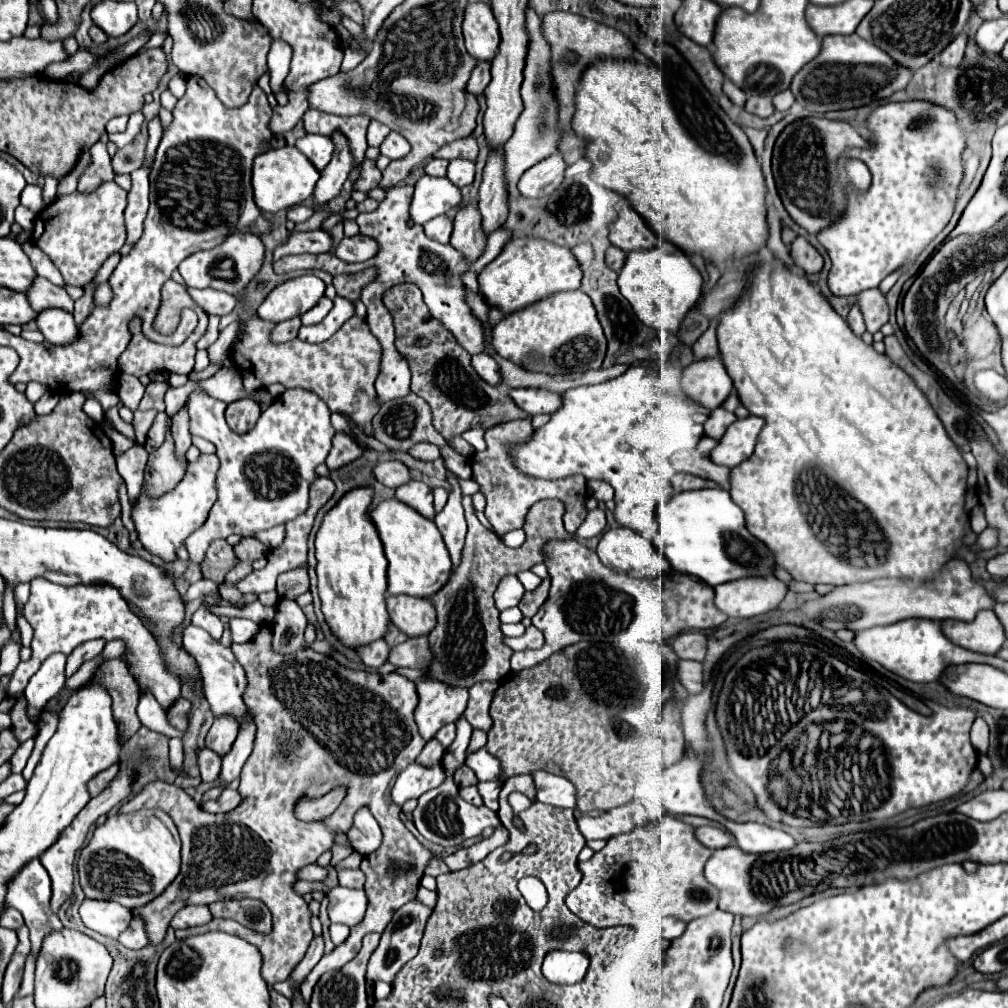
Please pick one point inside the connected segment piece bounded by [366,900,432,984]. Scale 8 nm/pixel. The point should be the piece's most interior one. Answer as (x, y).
(400, 940)

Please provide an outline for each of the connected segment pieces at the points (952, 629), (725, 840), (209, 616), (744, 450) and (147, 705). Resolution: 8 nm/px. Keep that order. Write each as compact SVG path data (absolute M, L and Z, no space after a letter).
M992 610L978 612L972 622L942 620L942 628L944 636L948 636L952 644L960 644L962 648L980 654L996 654L1006 640L1004 628Z
M700 826L696 830L696 838L710 850L718 850L718 848L726 848L732 846L732 834L724 828L714 828L714 826Z
M200 606L200 608L192 614L192 624L204 628L214 640L220 640L222 632L224 632L222 620L220 620L216 614L212 614L206 606Z
M748 416L744 420L736 420L726 434L720 438L716 448L710 452L712 462L734 468L746 458L752 456L756 438L764 426L764 420L758 416Z
M144 694L140 698L138 718L140 718L142 726L146 726L148 730L154 730L158 734L164 734L168 738L182 738L184 736L184 732L180 732L180 730L172 728L172 724L168 724L164 708L156 702L156 698L152 694Z

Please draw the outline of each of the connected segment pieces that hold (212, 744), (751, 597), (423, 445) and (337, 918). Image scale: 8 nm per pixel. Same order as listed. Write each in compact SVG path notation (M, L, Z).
M220 716L214 720L214 724L206 736L206 746L216 750L220 756L224 756L232 748L236 734L238 734L236 720L232 720L230 716Z
M750 576L720 584L716 590L716 606L732 618L750 618L778 608L788 592L788 584L776 576Z
M420 442L420 444L412 446L408 452L410 452L414 458L418 458L418 460L436 460L436 458L440 458L438 446L428 444L428 442Z
M336 886L330 890L328 894L328 916L330 922L338 922L338 924L346 924L346 926L356 926L358 922L362 922L366 906L368 906L368 898L364 894L364 890L352 890L352 888L342 888Z

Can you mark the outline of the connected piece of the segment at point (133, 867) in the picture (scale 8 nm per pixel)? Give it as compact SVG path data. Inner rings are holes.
M110 810L106 822L96 826L90 842L78 858L78 878L86 898L114 900L134 910L148 904L164 892L164 888L180 872L180 838L168 828L154 810L138 810L116 814Z

